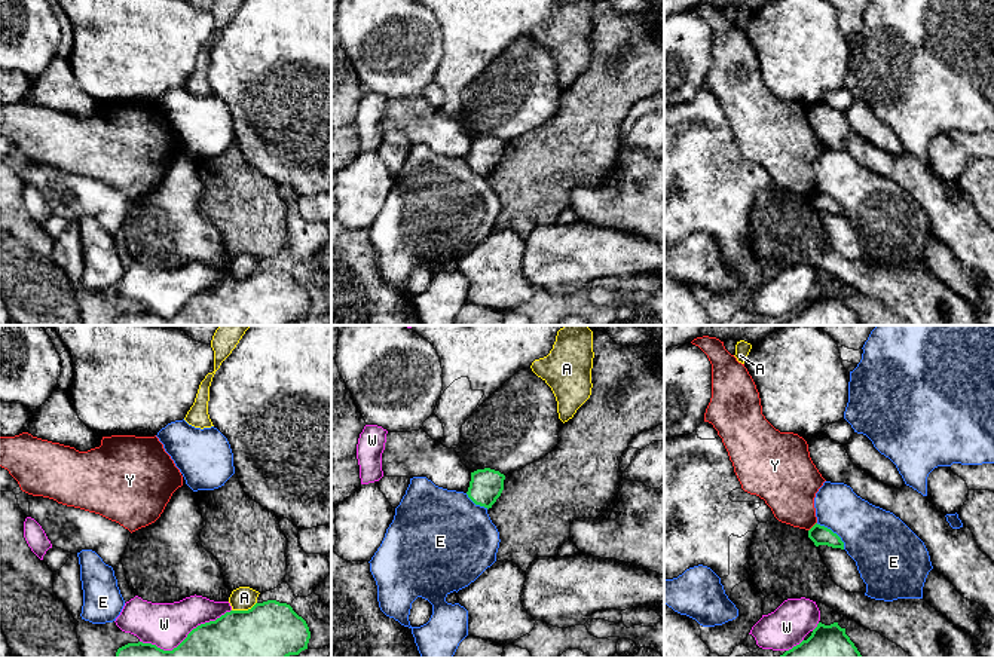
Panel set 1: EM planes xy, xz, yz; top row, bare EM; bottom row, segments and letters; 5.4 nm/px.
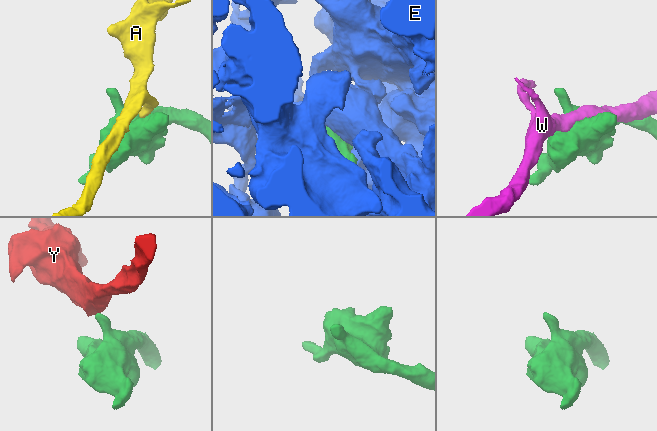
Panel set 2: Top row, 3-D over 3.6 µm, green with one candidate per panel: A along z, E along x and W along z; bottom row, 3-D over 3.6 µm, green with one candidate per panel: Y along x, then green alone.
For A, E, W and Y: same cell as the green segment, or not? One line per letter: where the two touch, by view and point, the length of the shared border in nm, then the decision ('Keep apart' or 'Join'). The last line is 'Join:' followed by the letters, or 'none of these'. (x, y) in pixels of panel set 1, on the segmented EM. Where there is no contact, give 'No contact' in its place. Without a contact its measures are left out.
A: Touches green at xy (244, 611). Shared border 140 nm. Keep apart
E: Touches green at yz (832, 532). Shared border 220 nm. Keep apart
W: Touches green at xy (186, 637). Shared border 550 nm. Keep apart
Y: Touches green at yz (813, 526). Shared border 70 nm. Keep apart
Join: none of these

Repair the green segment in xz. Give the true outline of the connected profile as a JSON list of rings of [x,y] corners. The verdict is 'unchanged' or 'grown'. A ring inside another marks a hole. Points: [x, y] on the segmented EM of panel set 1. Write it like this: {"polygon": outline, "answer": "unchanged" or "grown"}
{"polygon": [[[484,468],[471,472],[471,481],[468,487],[468,498],[480,506],[492,508],[496,499],[504,490],[505,475],[499,471]]], "answer": "unchanged"}

